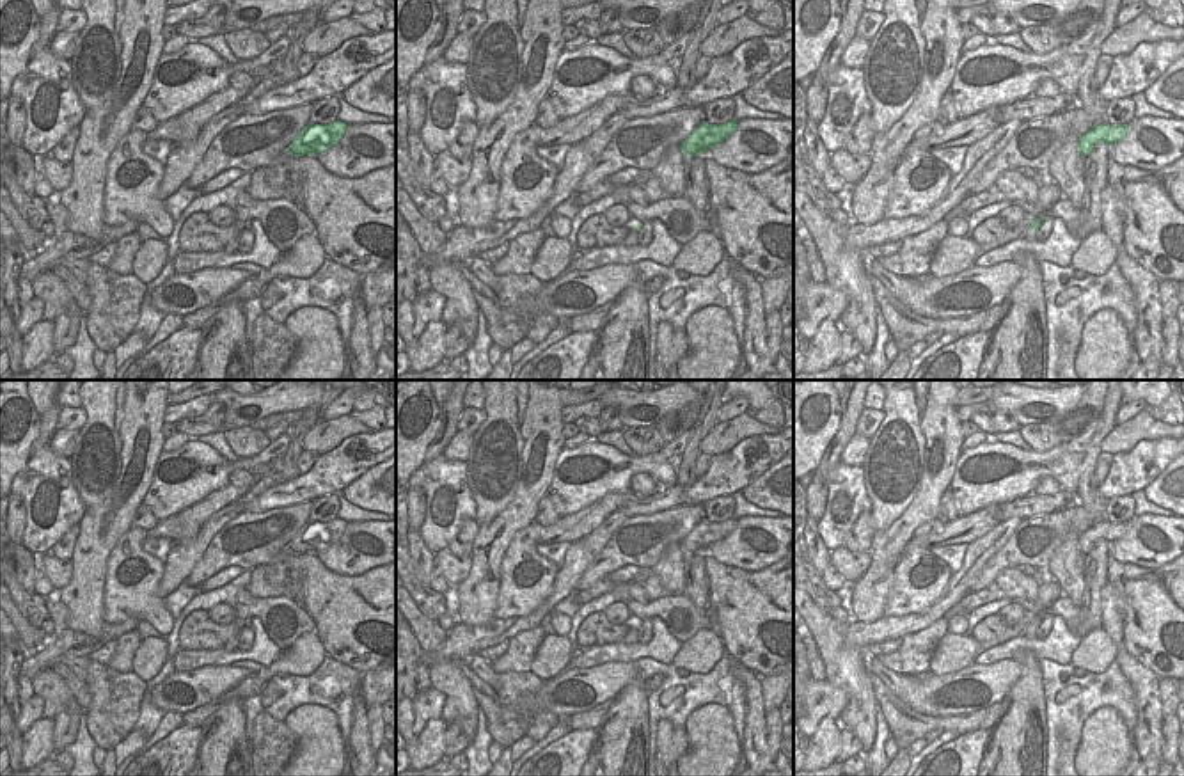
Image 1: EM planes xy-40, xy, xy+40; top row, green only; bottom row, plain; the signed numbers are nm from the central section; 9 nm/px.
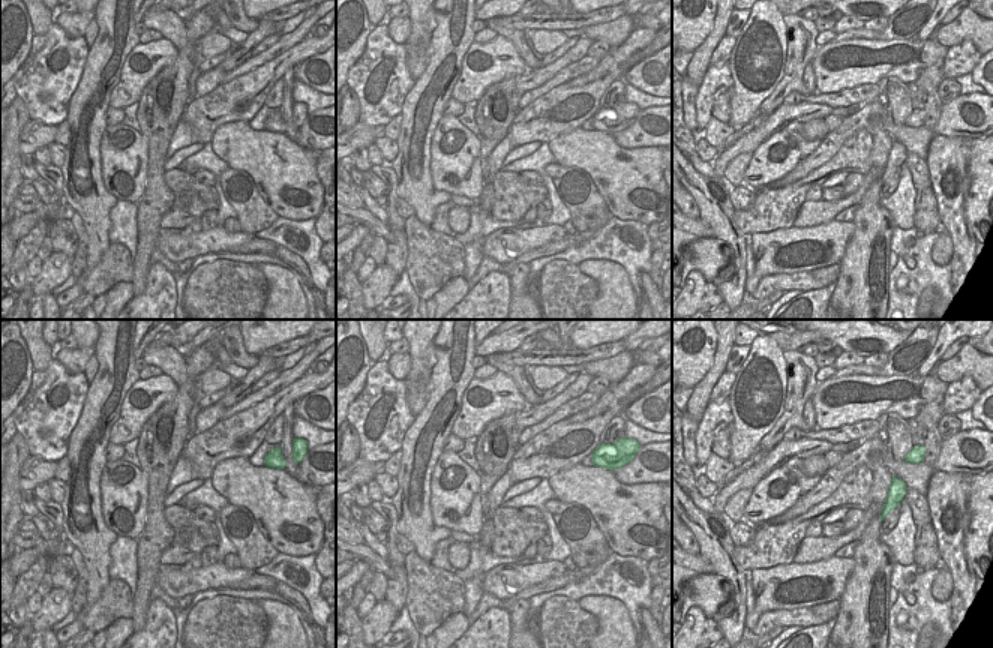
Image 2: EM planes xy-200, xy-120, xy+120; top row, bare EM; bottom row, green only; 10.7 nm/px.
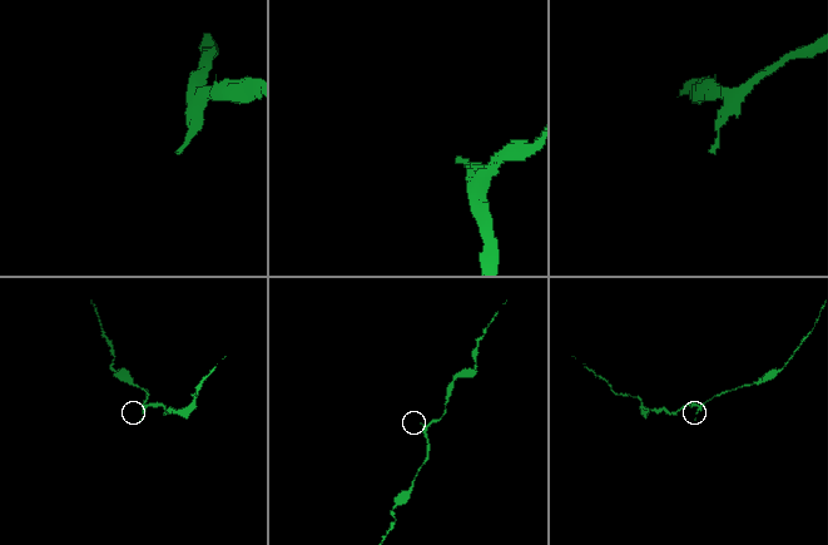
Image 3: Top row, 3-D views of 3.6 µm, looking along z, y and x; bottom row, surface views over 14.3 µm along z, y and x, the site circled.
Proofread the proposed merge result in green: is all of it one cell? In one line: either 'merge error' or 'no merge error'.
no merge error

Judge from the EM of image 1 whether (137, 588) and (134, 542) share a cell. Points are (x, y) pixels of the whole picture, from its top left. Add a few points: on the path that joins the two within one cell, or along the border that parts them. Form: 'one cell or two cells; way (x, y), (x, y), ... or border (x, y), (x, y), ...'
one cell; way (149, 576), (155, 570), (141, 554)

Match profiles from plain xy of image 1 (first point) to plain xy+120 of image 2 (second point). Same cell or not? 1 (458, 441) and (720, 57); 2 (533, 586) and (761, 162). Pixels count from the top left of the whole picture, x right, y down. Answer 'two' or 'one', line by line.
1: one
2: one

